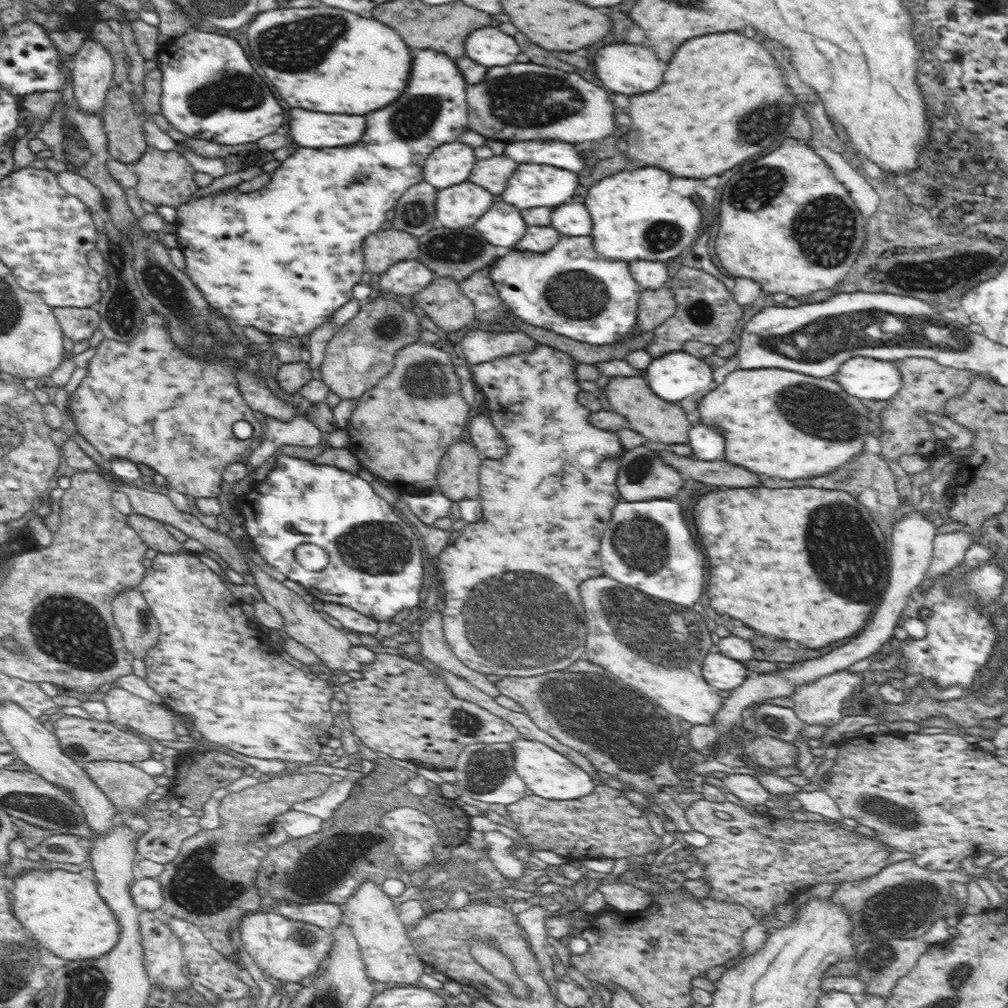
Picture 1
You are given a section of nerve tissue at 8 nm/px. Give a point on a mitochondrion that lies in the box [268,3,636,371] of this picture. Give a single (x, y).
(518, 101)

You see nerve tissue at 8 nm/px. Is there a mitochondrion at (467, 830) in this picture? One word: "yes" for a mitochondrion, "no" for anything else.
no

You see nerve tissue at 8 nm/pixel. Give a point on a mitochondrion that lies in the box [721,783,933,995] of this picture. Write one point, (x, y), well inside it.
(903, 815)

